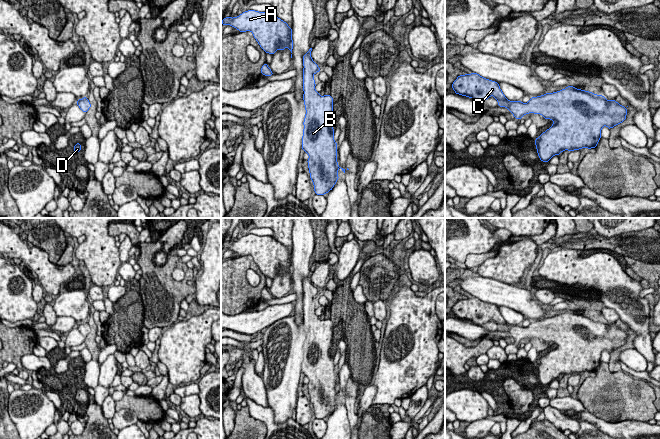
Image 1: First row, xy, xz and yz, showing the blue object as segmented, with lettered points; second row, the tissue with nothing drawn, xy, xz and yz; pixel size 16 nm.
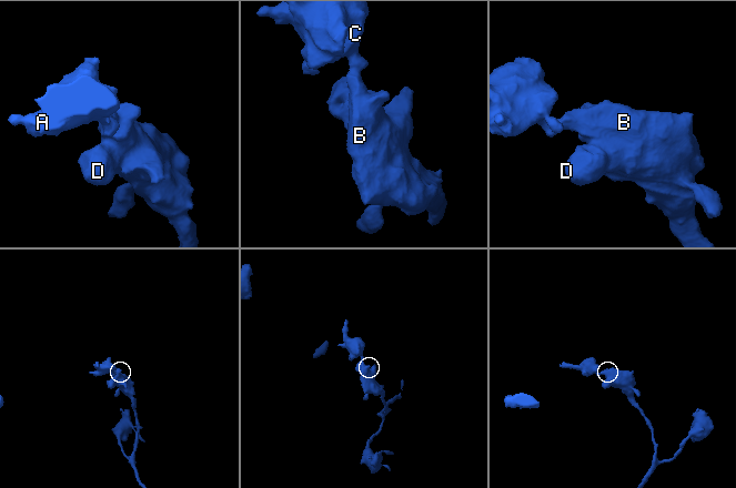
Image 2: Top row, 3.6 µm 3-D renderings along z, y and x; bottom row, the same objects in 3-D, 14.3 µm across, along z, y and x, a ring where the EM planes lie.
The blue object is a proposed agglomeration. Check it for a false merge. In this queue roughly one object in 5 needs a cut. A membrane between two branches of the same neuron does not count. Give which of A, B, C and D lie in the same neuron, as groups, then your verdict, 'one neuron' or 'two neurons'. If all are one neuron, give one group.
A B C D; one neuron

